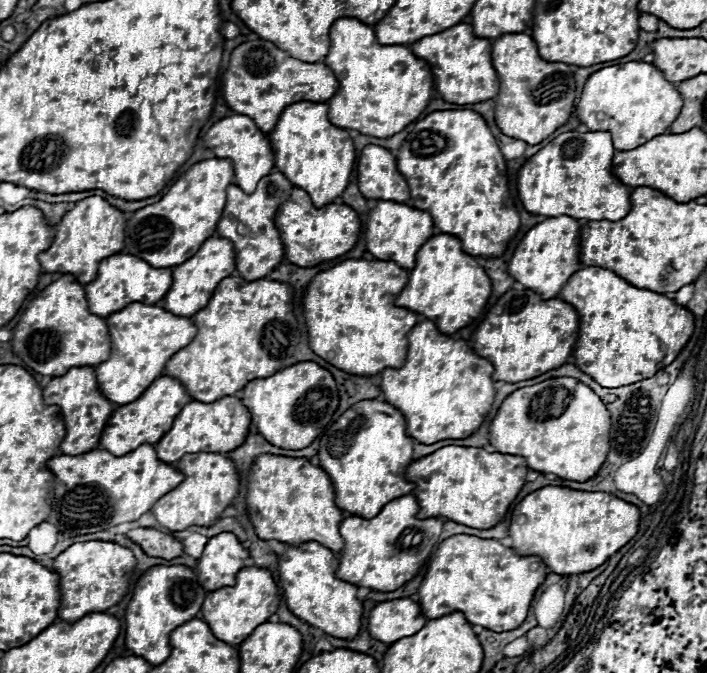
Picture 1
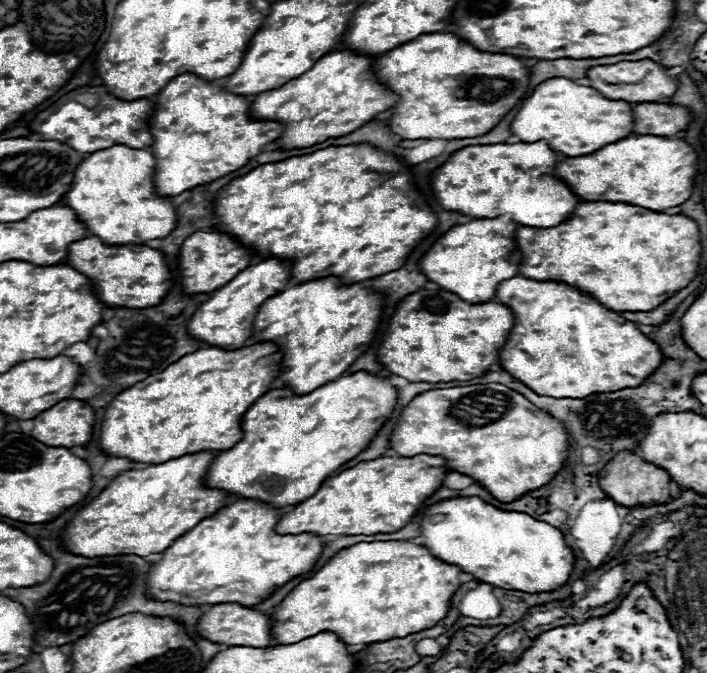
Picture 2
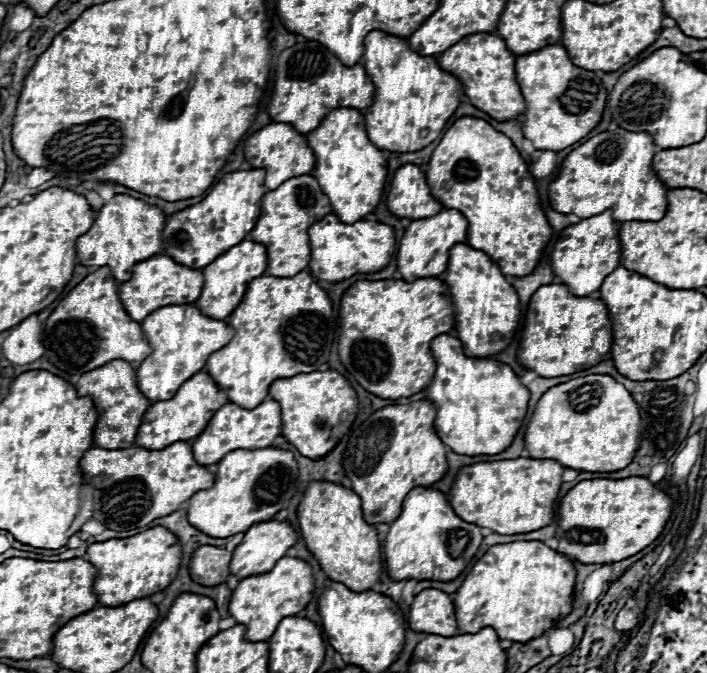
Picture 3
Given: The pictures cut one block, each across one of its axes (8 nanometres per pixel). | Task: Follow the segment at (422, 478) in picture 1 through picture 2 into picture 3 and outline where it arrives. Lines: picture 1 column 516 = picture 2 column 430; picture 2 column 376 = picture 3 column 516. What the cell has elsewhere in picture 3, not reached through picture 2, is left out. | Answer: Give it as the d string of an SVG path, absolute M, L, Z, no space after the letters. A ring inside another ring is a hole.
M514 458L514 460L496 460L496 462L478 462L462 466L456 474L456 480L448 492L448 500L454 512L470 524L480 528L490 528L496 534L528 534L548 526L554 520L554 502L560 492L564 466L556 460L532 460L532 458Z

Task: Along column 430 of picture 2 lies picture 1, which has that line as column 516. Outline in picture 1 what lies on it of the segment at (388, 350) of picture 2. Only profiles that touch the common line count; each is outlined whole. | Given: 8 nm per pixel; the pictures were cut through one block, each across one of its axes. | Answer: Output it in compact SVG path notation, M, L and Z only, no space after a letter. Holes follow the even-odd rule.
M508 290L488 310L472 336L472 348L480 358L486 358L492 366L492 380L522 382L554 370L568 362L572 346L576 342L578 314L566 302L552 298L542 300L532 290Z

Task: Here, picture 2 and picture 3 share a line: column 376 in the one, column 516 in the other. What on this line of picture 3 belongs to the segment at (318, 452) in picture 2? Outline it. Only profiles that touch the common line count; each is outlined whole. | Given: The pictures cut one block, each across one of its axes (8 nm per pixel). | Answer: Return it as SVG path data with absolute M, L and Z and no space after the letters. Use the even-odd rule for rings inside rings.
M440 334L440 338L432 340L432 354L436 358L436 374L424 388L424 394L438 410L434 426L442 442L466 456L498 454L508 448L526 416L530 400L530 392L520 384L514 370L492 358L468 358L462 342L450 334Z

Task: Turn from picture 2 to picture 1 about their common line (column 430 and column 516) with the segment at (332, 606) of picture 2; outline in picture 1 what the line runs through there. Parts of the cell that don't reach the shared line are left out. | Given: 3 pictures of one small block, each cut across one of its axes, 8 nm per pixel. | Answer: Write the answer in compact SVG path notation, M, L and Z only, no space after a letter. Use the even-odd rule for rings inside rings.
M456 534L446 538L432 554L418 588L418 604L428 620L462 612L470 624L488 630L512 630L512 626L524 622L532 596L546 574L548 570L538 556L518 556L496 540Z

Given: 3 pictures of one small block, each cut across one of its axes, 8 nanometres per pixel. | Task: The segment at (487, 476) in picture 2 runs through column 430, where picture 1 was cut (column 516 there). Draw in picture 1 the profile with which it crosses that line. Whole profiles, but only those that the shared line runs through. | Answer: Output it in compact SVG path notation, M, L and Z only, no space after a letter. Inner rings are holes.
M550 378L534 386L520 388L504 398L492 424L490 424L490 446L500 454L514 454L526 460L530 470L542 474L556 474L562 480L586 482L600 470L610 446L610 414L600 398L582 382L574 378Z

